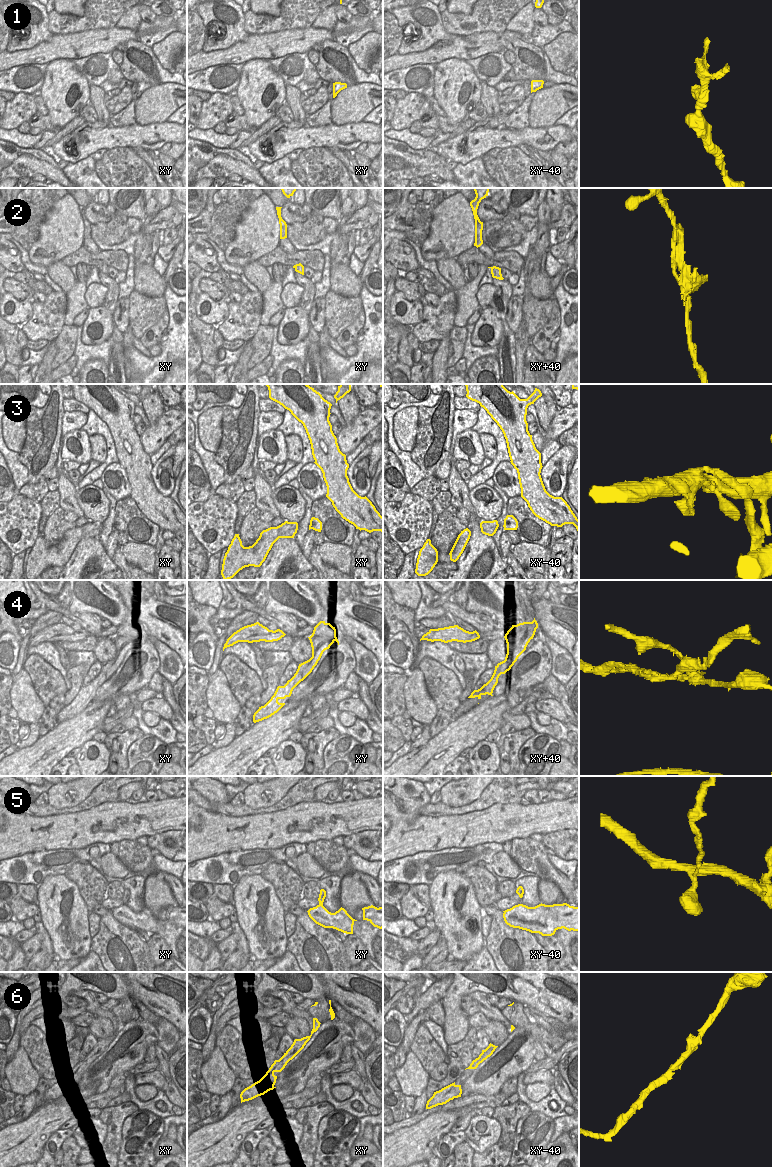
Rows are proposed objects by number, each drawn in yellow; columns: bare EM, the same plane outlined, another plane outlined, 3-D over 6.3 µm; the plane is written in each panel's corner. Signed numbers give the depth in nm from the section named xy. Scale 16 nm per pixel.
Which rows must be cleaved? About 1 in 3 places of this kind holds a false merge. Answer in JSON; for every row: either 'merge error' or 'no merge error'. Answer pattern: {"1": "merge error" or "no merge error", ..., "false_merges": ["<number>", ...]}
{"1": "merge error", "2": "no merge error", "3": "no merge error", "4": "merge error", "5": "merge error", "6": "no merge error", "false_merges": ["1", "4", "5"]}

